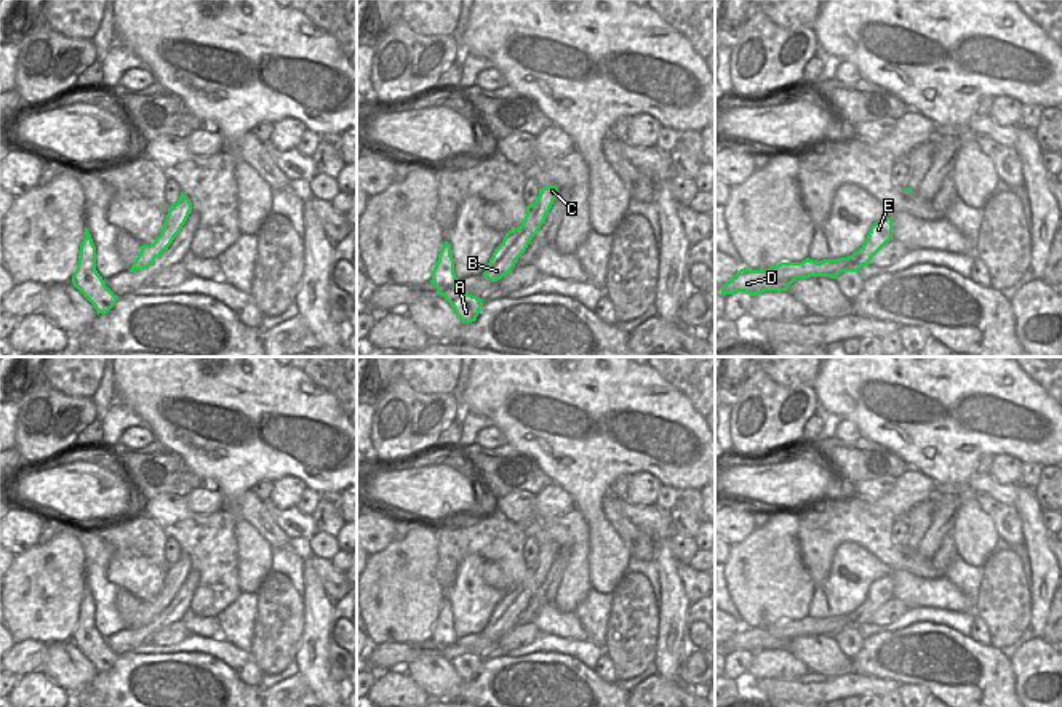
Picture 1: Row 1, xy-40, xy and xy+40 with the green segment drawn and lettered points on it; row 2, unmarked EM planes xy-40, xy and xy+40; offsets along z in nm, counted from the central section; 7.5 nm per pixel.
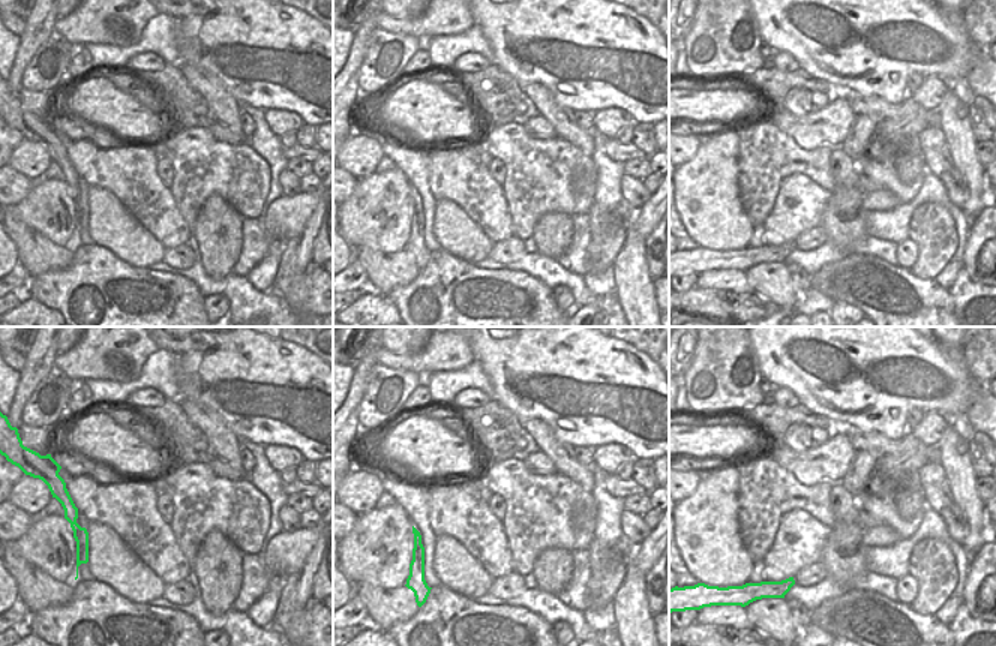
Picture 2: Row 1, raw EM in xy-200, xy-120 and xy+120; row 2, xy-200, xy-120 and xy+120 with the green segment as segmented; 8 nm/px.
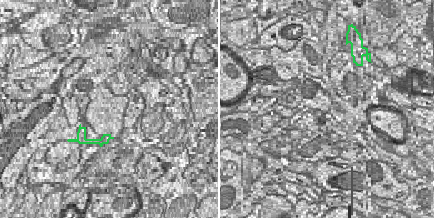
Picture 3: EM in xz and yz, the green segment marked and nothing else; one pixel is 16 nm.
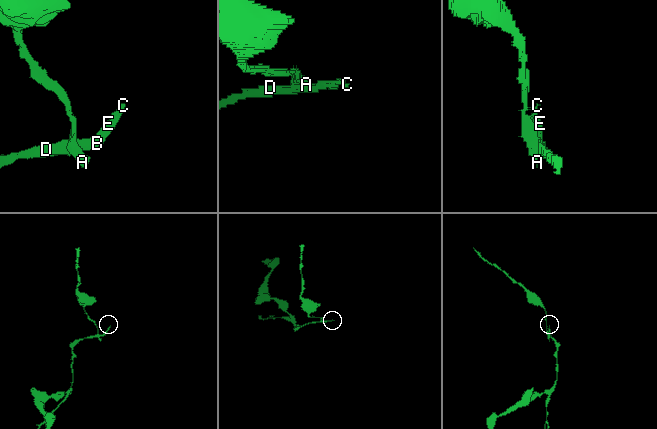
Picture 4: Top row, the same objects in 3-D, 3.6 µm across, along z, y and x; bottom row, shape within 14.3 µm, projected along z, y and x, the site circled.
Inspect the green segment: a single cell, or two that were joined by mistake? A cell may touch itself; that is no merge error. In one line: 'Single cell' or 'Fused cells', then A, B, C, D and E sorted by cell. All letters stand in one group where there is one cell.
Fused cells. Groups: A / B C D E

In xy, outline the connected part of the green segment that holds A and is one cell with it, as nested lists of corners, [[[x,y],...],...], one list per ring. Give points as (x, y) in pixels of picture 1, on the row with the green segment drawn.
[[[445,242],[438,254],[438,261],[432,270],[430,283],[437,288],[437,294],[443,296],[451,304],[462,323],[472,323],[481,310],[483,299],[457,288],[457,280],[459,278],[454,274],[451,245]]]

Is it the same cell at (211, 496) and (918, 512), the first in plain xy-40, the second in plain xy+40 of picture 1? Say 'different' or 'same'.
different

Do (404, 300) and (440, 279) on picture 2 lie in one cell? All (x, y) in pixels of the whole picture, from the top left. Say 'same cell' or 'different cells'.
same cell

